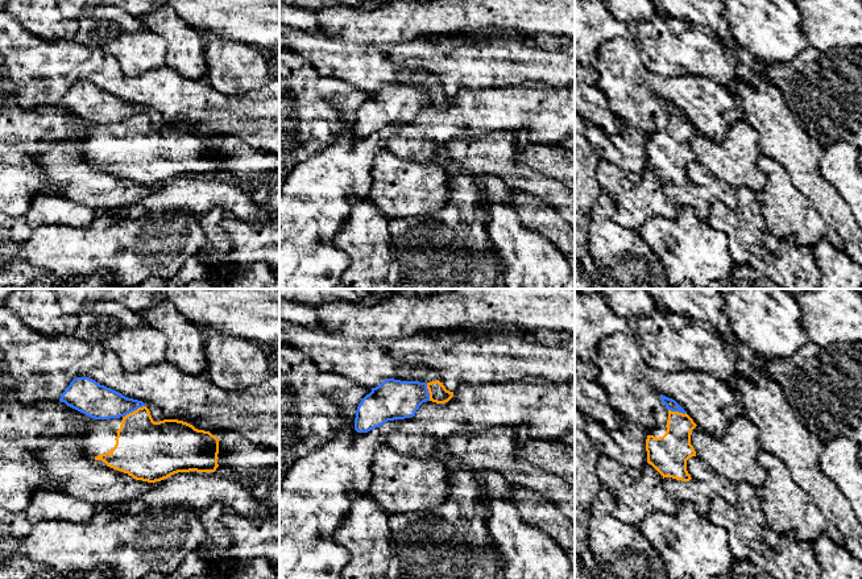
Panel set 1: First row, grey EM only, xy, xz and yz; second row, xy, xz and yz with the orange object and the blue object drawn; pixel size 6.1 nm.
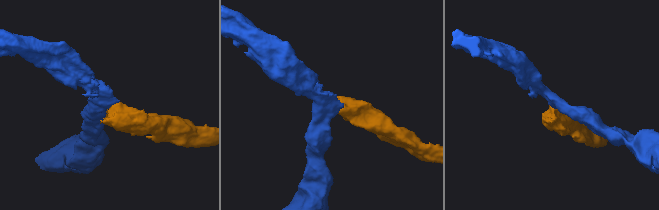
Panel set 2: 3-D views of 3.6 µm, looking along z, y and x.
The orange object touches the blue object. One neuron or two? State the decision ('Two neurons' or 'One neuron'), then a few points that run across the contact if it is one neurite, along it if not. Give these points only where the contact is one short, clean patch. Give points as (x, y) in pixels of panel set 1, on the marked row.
Two neurons. Line: xy (144, 405), (123, 417)

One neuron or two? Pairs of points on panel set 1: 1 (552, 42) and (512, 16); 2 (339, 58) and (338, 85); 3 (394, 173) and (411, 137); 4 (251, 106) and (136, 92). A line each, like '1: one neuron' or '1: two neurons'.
1: two neurons
2: two neurons
3: two neurons
4: one neuron

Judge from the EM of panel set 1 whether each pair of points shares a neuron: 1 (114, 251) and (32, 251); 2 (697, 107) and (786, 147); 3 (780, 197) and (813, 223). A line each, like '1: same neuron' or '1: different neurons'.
1: same neuron
2: different neurons
3: same neuron

